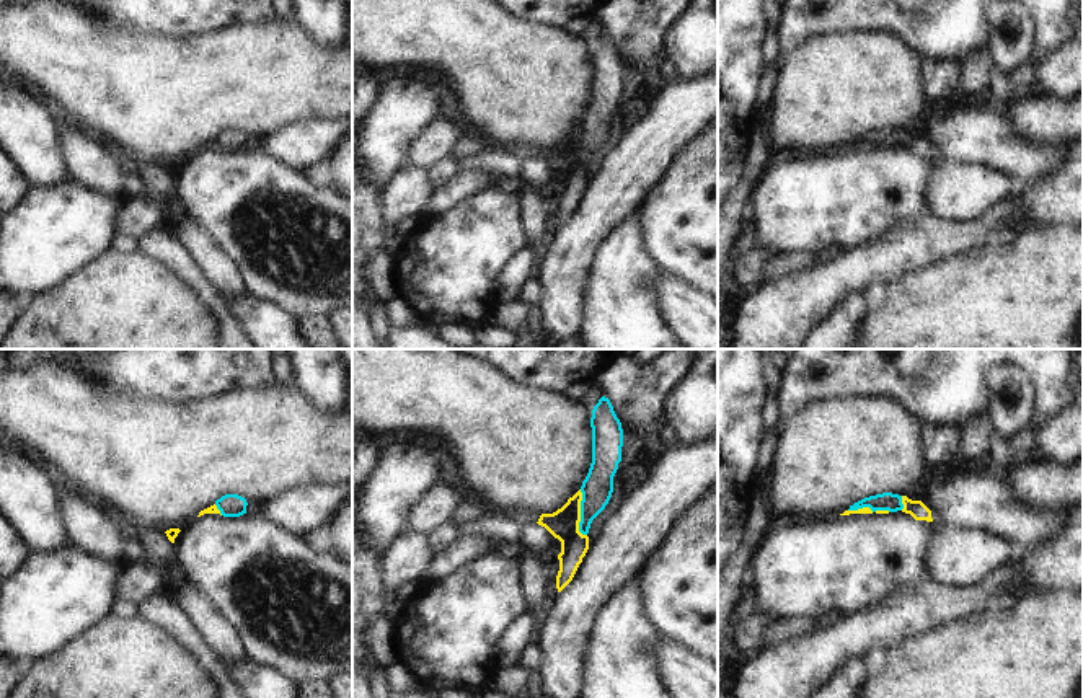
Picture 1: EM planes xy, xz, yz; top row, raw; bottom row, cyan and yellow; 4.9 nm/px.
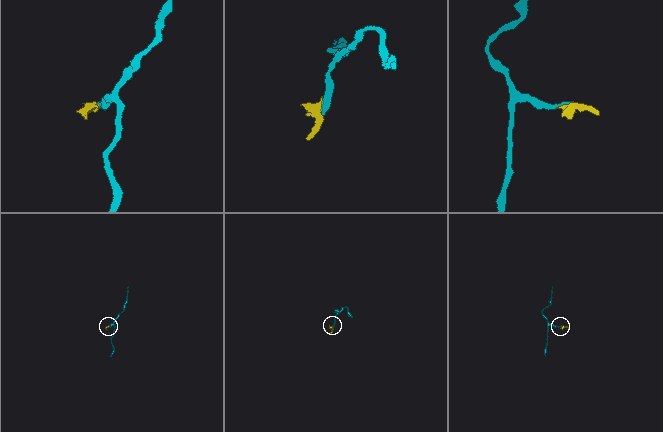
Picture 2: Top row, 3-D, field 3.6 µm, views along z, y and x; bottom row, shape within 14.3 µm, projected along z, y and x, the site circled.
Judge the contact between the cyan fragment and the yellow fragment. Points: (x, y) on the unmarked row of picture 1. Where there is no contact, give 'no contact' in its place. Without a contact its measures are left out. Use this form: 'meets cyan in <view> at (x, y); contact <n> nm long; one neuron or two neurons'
meets cyan in xz at (581, 149); contact 240 nm long; one neuron

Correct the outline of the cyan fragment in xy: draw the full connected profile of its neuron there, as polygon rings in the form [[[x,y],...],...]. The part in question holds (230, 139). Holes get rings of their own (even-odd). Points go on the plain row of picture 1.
[[[225,129],[220,134],[215,135],[214,140],[204,144],[199,147],[197,152],[204,148],[220,148],[223,152],[240,152],[246,148],[246,134],[238,129]]]

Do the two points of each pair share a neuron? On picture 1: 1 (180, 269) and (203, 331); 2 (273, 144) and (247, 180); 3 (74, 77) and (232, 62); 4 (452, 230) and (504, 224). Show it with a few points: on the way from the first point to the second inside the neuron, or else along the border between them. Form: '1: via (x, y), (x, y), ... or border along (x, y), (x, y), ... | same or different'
1: border along (154, 260), (180, 276), (209, 312) | different
2: border along (258, 147), (300, 170) | different
3: via (113, 77), (193, 77) | same
4: via (465, 230), (483, 230), (491, 224) | same

